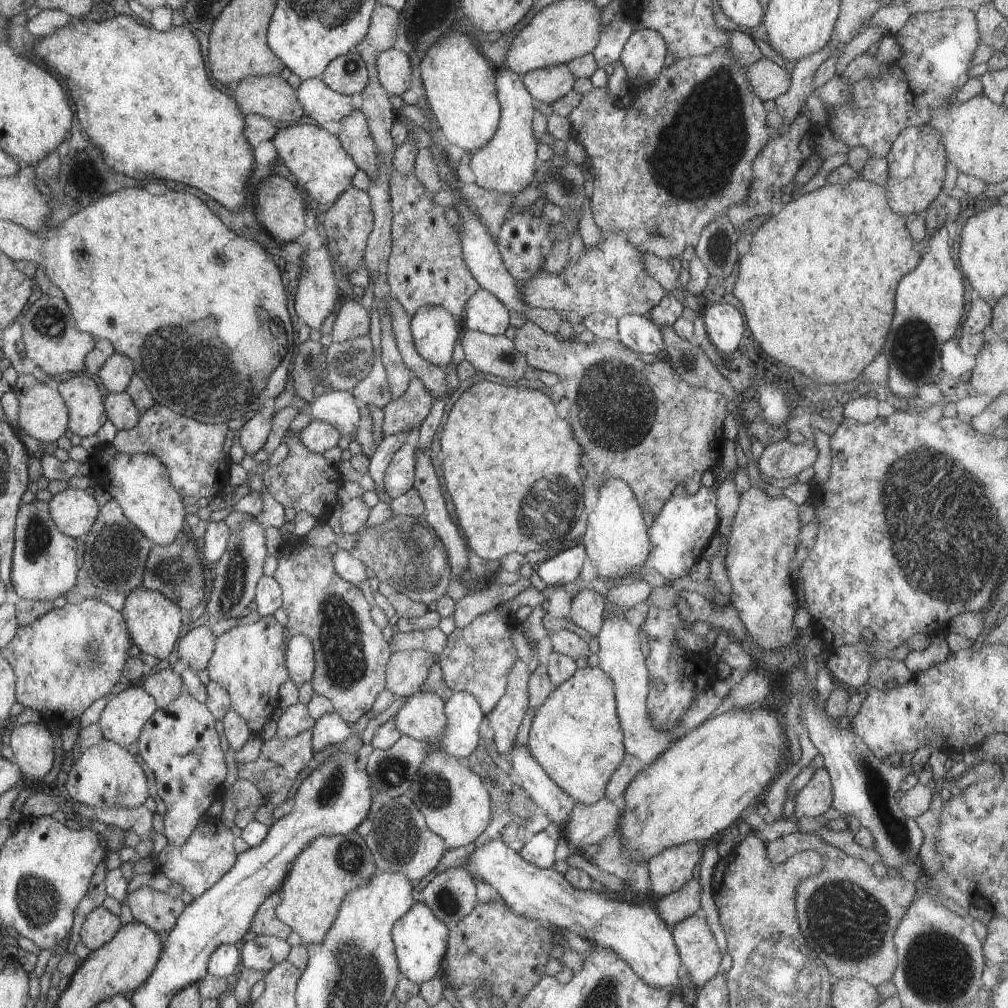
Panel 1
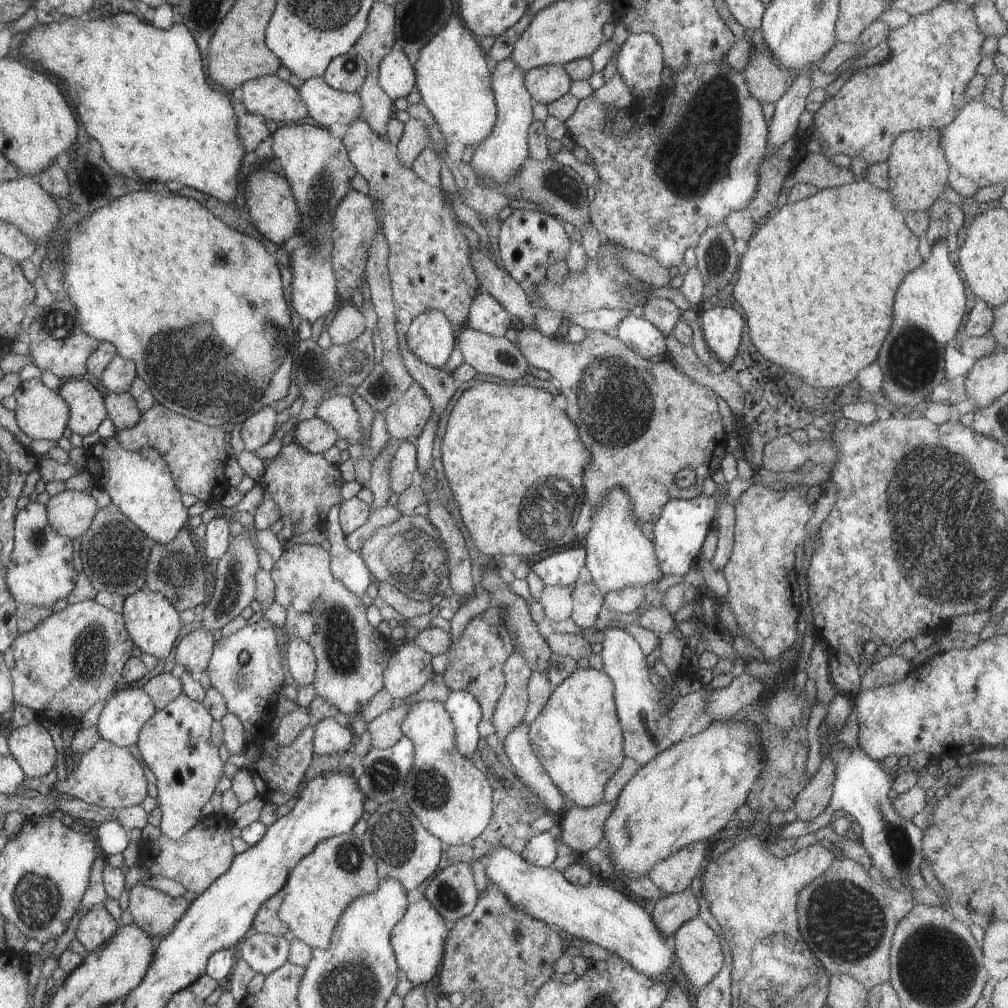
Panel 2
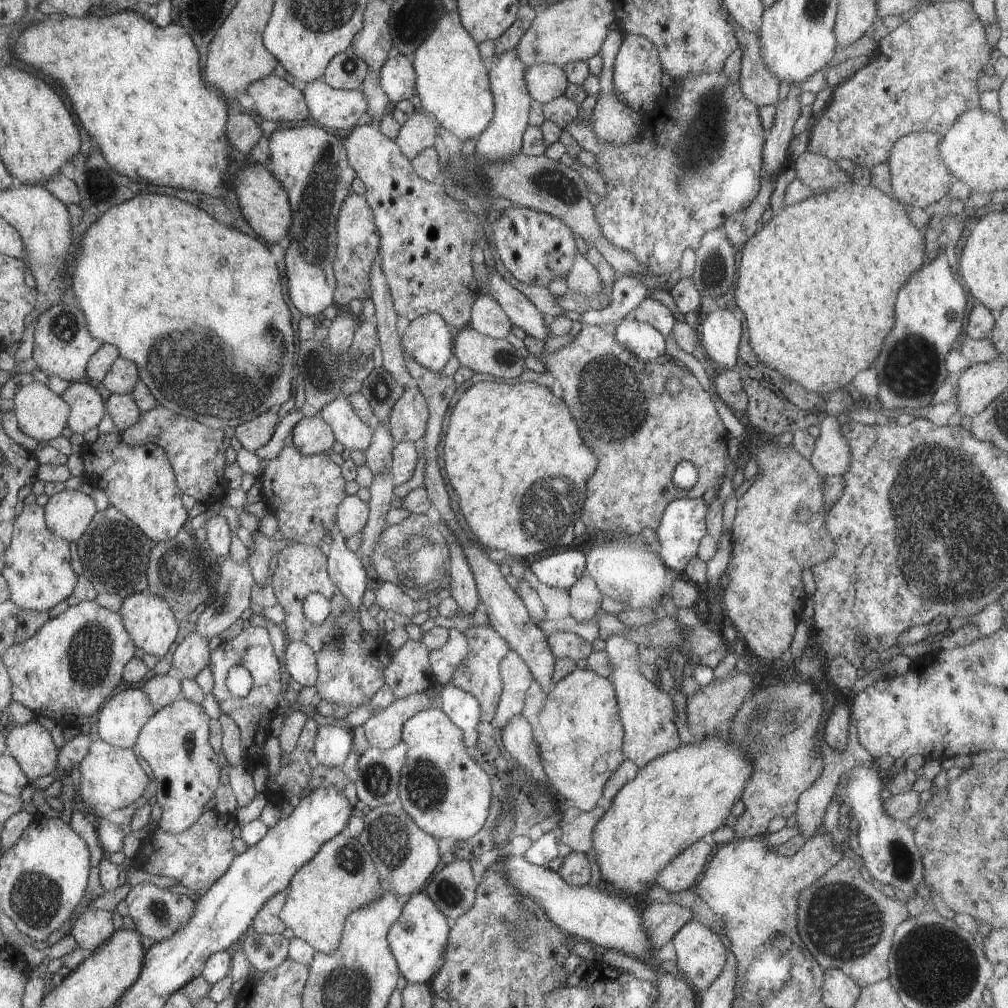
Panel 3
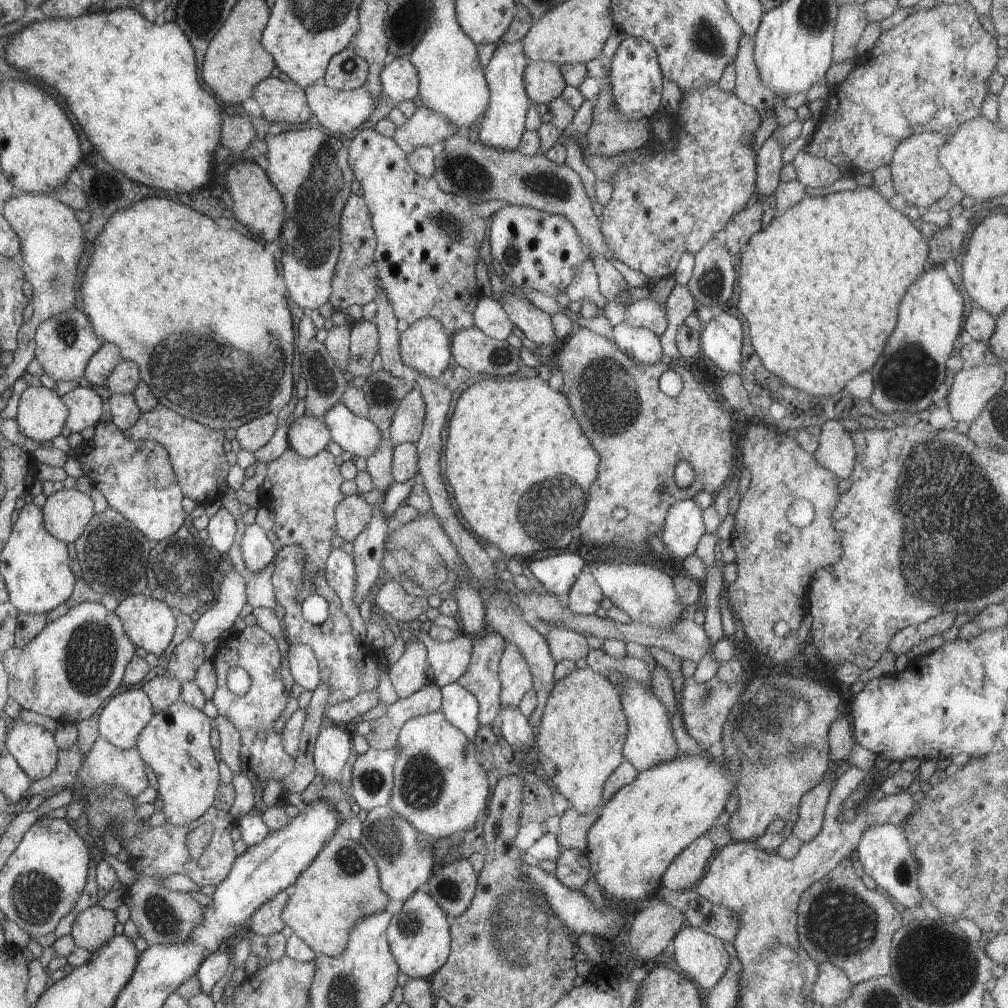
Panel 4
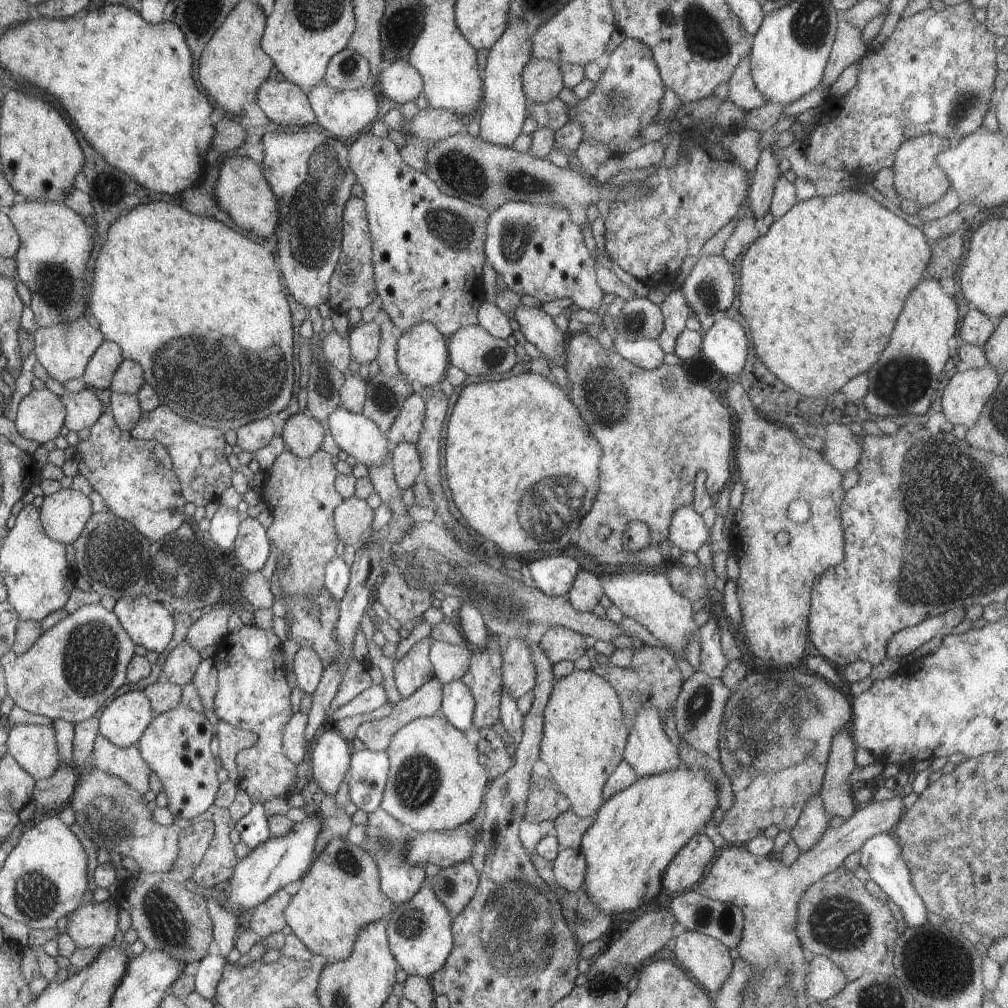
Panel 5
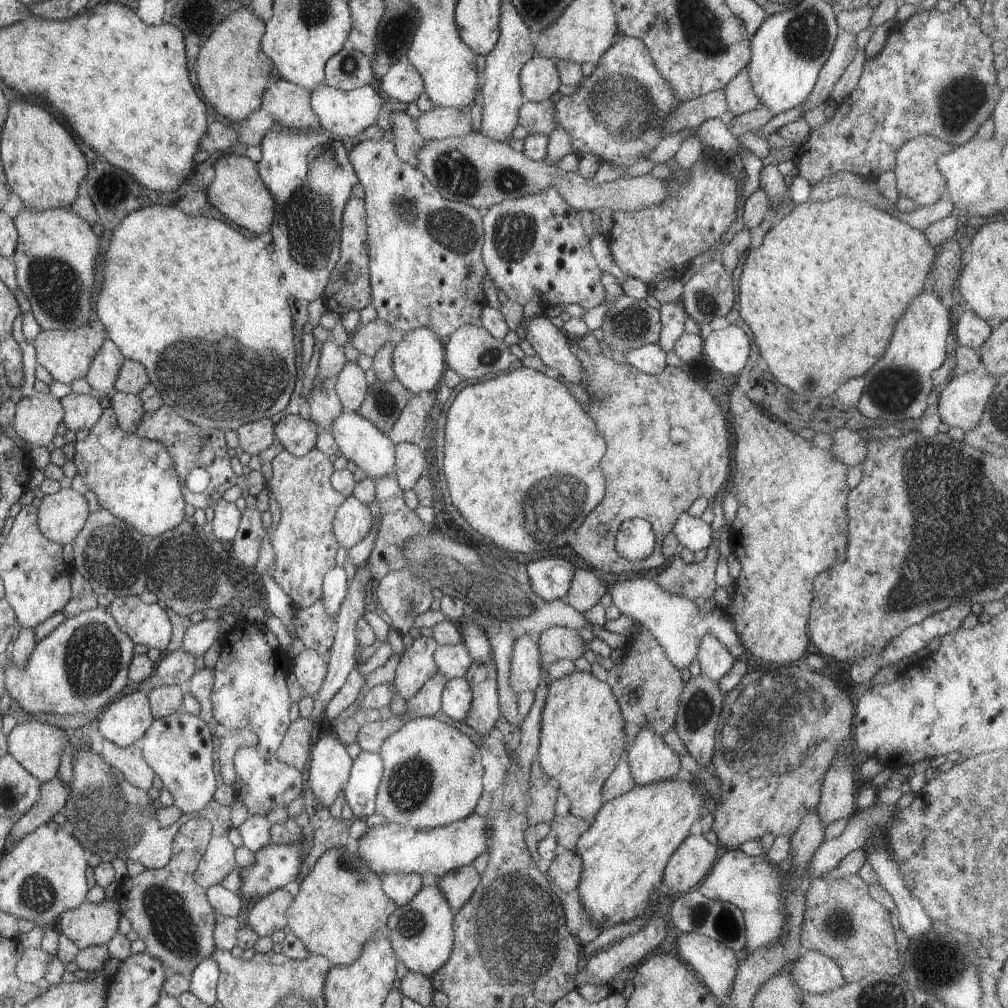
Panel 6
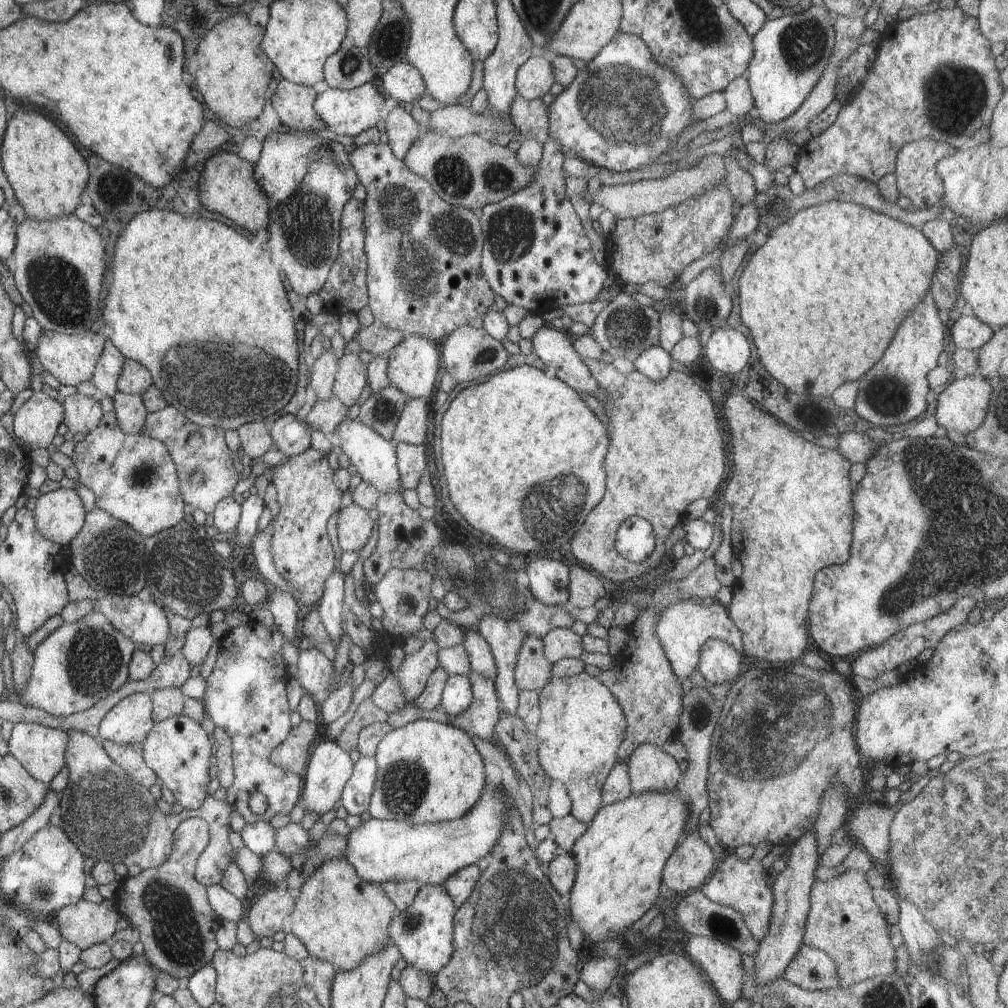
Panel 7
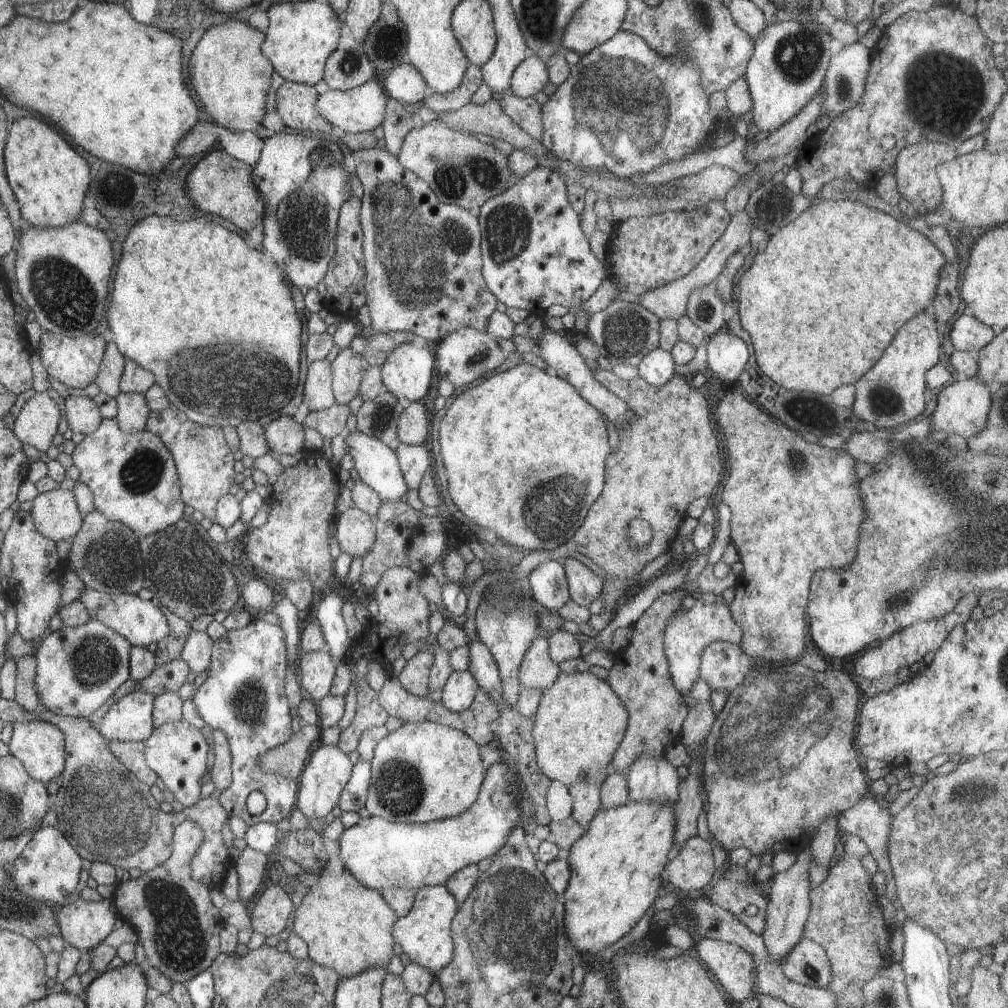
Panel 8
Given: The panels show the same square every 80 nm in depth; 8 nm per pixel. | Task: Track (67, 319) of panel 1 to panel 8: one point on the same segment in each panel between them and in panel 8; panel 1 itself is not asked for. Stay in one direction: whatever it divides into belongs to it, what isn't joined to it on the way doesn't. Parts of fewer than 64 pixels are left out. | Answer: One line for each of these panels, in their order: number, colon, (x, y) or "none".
2: (58, 344)
3: (64, 345)
4: (66, 343)
5: (65, 351)
6: (67, 355)
7: (72, 359)
8: (75, 361)

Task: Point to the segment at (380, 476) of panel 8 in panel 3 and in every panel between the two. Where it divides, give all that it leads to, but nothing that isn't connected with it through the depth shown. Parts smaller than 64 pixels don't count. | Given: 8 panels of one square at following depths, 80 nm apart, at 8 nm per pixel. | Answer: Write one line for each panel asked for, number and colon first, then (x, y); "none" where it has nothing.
3: (350, 430)
4: (358, 435)
5: (357, 435)
6: (359, 440)
7: (374, 457)

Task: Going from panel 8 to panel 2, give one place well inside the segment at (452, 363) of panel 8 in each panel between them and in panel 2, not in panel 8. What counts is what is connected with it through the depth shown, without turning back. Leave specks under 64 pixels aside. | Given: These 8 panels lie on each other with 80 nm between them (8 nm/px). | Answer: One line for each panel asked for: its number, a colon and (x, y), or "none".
2: (497, 356)
3: (480, 353)
4: (472, 349)
5: (475, 351)
6: (472, 352)
7: (468, 353)

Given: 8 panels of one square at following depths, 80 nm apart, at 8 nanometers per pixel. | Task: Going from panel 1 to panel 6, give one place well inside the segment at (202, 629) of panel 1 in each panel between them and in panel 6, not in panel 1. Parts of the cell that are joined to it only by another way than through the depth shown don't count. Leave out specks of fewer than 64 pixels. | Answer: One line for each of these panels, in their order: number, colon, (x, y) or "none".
2: (194, 651)
3: (192, 654)
4: (188, 656)
5: (181, 663)
6: (177, 668)

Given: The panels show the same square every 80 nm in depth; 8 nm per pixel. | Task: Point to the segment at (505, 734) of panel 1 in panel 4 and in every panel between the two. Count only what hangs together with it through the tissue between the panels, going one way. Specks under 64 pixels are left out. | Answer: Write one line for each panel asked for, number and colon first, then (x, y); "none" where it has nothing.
2: (512, 705)
3: (516, 676)
4: (516, 679)

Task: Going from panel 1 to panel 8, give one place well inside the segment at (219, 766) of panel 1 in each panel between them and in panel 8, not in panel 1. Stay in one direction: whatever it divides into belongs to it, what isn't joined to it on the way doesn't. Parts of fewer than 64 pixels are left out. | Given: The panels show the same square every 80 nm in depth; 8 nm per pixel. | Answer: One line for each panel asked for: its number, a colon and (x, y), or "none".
2: (176, 746)
3: (175, 744)
4: (177, 747)
5: (177, 747)
6: (179, 748)
7: (179, 750)
8: (176, 751)

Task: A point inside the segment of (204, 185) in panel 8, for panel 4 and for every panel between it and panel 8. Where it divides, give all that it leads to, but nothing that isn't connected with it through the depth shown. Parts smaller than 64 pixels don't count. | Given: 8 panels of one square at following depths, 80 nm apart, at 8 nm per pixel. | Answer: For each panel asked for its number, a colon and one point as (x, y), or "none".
4: (257, 204)
5: (242, 191)
6: (237, 191)
7: (227, 185)

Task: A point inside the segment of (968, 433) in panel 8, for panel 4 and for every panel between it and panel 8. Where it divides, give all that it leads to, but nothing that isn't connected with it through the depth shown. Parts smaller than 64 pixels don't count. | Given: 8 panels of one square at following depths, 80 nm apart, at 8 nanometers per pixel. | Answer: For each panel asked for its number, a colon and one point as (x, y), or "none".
4: (971, 389)
5: (963, 398)
6: (961, 404)
7: (962, 405)

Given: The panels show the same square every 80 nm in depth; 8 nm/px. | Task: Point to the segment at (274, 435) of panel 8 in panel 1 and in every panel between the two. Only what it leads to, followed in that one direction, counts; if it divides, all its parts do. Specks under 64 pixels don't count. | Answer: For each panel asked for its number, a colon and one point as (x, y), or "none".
1: (317, 436)
2: (316, 436)
3: (311, 435)
4: (307, 435)
5: (303, 435)
6: (297, 435)
7: (292, 436)

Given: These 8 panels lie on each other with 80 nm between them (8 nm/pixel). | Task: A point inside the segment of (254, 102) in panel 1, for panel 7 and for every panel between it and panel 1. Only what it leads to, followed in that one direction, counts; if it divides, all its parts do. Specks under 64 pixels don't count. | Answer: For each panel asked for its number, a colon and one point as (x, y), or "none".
2: (270, 97)
3: (275, 99)
4: (280, 101)
5: (284, 103)
6: (290, 104)
7: (294, 104)

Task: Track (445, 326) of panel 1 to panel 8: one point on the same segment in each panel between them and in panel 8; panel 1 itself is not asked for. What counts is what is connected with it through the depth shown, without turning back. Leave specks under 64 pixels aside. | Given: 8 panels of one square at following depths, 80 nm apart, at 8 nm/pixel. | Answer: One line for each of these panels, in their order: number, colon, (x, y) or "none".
2: (431, 336)
3: (428, 340)
4: (425, 347)
5: (422, 354)
6: (418, 360)
7: (413, 364)
8: (407, 372)

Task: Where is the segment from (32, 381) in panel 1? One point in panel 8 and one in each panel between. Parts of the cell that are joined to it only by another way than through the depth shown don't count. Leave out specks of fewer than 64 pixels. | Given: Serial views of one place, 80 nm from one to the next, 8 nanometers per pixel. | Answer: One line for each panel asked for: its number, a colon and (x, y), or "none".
2: (40, 413)
3: (41, 414)
4: (41, 414)
5: (40, 416)
6: (37, 417)
7: (36, 422)
8: (36, 424)

